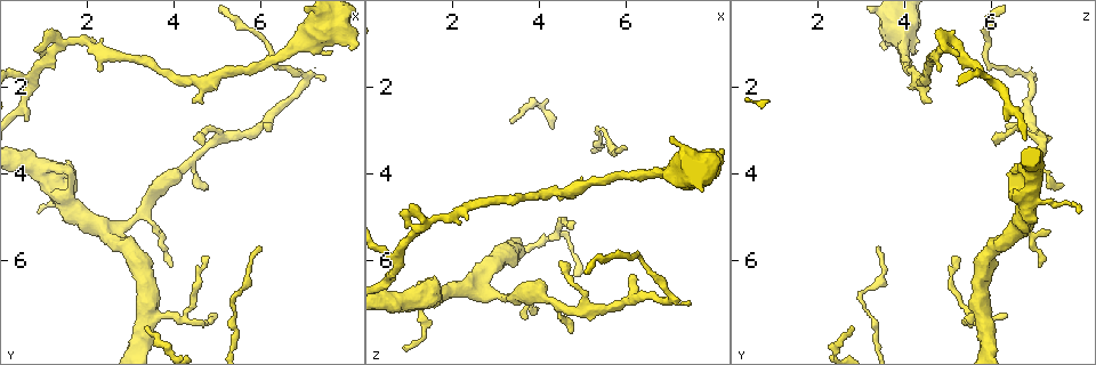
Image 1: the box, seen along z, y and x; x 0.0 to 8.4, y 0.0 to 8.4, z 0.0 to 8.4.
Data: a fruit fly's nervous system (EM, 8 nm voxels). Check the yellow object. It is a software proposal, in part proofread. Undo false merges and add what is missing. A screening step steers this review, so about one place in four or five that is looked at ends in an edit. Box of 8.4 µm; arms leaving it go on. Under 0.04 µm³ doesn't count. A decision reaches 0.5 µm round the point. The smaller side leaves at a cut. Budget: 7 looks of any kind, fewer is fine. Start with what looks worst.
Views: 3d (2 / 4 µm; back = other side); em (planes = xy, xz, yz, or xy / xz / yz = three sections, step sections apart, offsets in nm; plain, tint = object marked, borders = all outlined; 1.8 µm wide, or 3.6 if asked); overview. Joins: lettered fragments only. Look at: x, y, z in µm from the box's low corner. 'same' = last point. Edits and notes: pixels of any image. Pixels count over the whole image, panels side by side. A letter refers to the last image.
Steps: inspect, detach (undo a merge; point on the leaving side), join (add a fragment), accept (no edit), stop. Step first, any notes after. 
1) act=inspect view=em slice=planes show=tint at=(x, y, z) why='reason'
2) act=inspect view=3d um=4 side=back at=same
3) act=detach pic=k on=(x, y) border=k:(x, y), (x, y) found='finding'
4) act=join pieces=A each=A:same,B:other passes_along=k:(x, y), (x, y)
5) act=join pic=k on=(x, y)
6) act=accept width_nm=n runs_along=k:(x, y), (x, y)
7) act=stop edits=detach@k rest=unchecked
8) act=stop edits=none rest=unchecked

act=inspect view=3d um=4 at=(0.80, 1.20, 4.95) why='thin end'

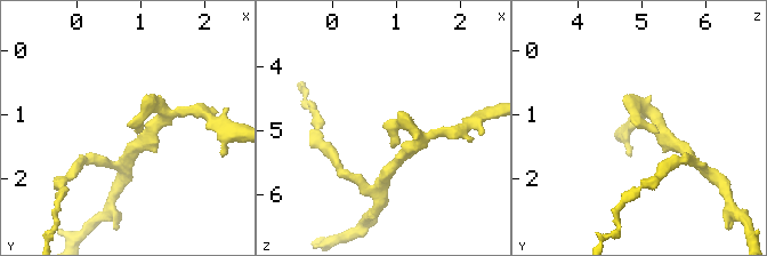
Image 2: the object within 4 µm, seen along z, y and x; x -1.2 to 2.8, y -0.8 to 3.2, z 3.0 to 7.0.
act=inspect view=em slice=planes show=borders at=(0.80, 1.20, 4.90) why='shape alone is not enough'

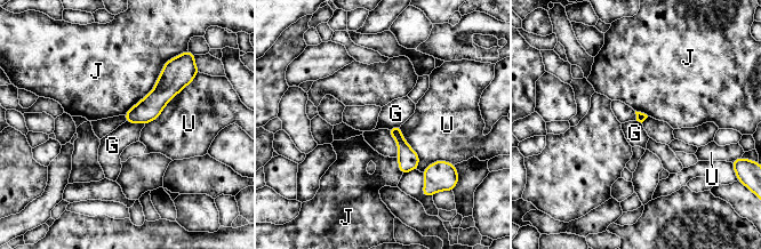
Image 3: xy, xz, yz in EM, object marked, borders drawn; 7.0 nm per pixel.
act=accept each=G:other,J:other,U:other border=3:(126, 120), (144, 125) found='no lettered fragment goes on from it'

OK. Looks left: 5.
act=inspect view=3d um=4 side=back at=(7.00, 1.90, 7.00) why='sharp bend'

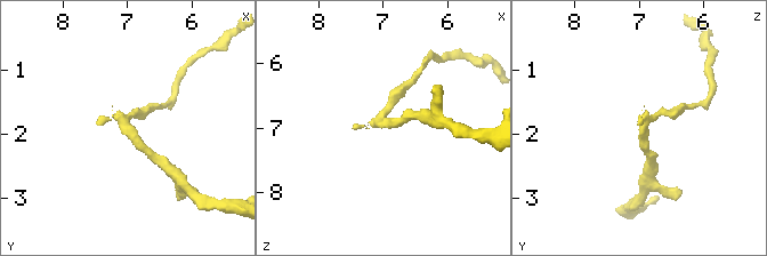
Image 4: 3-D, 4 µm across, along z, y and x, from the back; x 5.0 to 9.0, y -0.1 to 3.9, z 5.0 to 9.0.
act=inspect view=em slice=yz step=16 show=tint at=(7.05, 1.90, 6.95) why='shape alone is not enough'

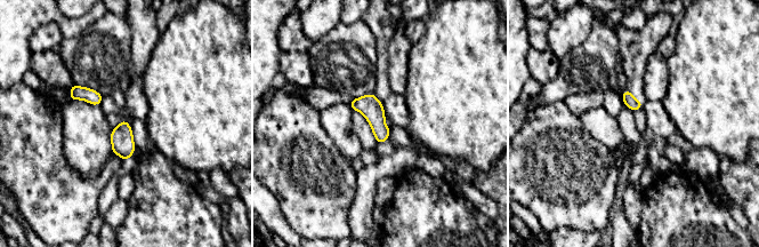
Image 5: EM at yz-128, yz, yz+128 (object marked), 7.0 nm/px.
act=inspect view=em slice=xy step=4 show=borders at=same why='cut it another way'

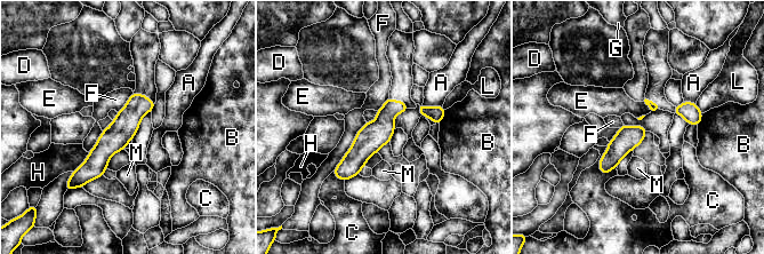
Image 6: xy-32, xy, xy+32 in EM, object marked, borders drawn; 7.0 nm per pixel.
act=accept each=A:other,B:other,C:other,D:other,E:other,F:other,G:other,H:other,L:other,M:other runs_along=6:(151, 104), (145, 105), (78, 174) found='all the same cell'

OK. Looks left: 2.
act=inspect view=em slice=planes show=borders at=(4.40, 2.30, 4.50) why='free end'

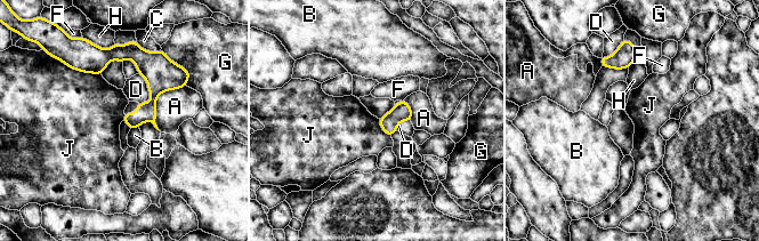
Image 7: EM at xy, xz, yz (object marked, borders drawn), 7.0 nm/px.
act=accept each=A:other,B:other,C:other,D:other,F:other,G:other,H:other,J:other border=7:(65, 63), (77, 70), (101, 74) found='no lettered fragment goes on from it'

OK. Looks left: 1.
act=stop edits=none rest=unchecked

